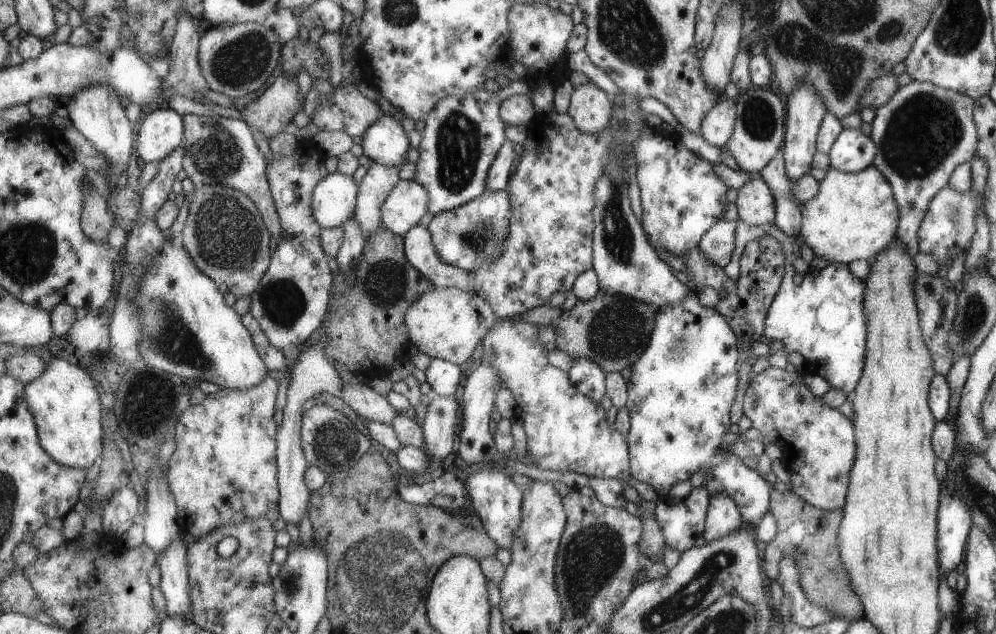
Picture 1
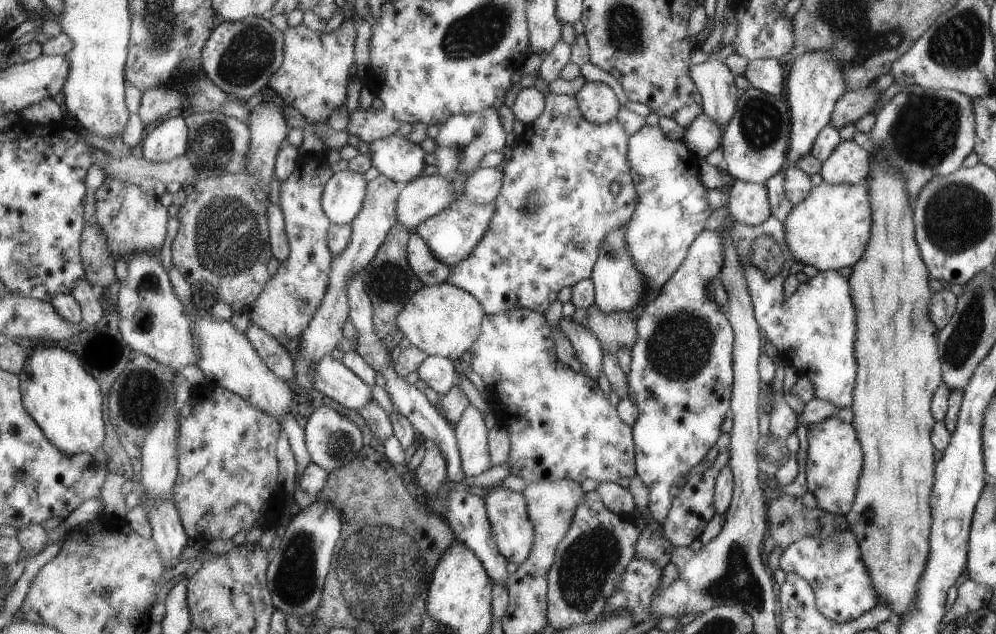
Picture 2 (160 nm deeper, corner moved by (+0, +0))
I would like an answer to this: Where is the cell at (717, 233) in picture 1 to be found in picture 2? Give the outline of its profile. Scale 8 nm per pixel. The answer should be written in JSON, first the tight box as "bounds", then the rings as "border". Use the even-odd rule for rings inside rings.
{"bounds":[626,231,734,524],"border":[[[707,231],[692,242],[681,266],[665,281],[661,290],[641,310],[636,318],[636,340],[630,346],[630,366],[626,374],[626,397],[635,403],[637,420],[632,424],[634,466],[636,475],[648,488],[647,518],[662,524],[670,507],[669,487],[681,474],[703,460],[703,456],[719,438],[719,426],[729,408],[729,394],[734,374],[731,374],[731,332],[727,316],[719,312],[709,296],[709,282],[722,268],[723,236]]]}

